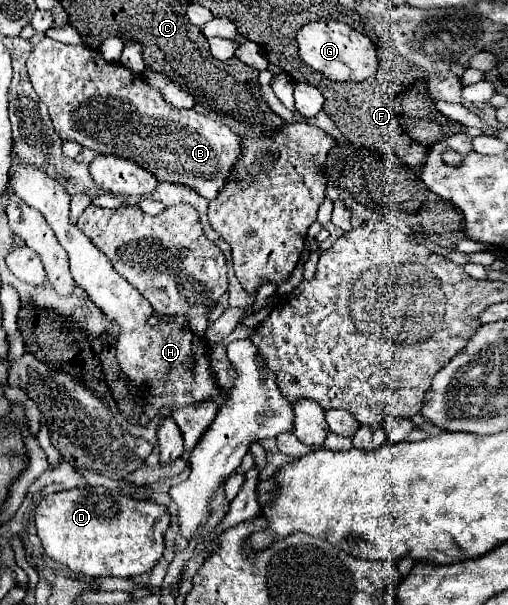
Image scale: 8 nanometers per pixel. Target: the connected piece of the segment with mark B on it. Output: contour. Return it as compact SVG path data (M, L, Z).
M42 38L32 48L26 66L36 94L48 106L52 126L60 140L72 140L84 148L96 150L98 154L114 154L138 162L138 166L150 170L160 182L190 186L206 200L216 198L224 188L226 178L240 156L240 138L224 122L212 120L194 110L174 108L162 98L160 90L146 82L142 74L134 74L122 64L106 62L100 50L84 44L62 44L52 38Z

